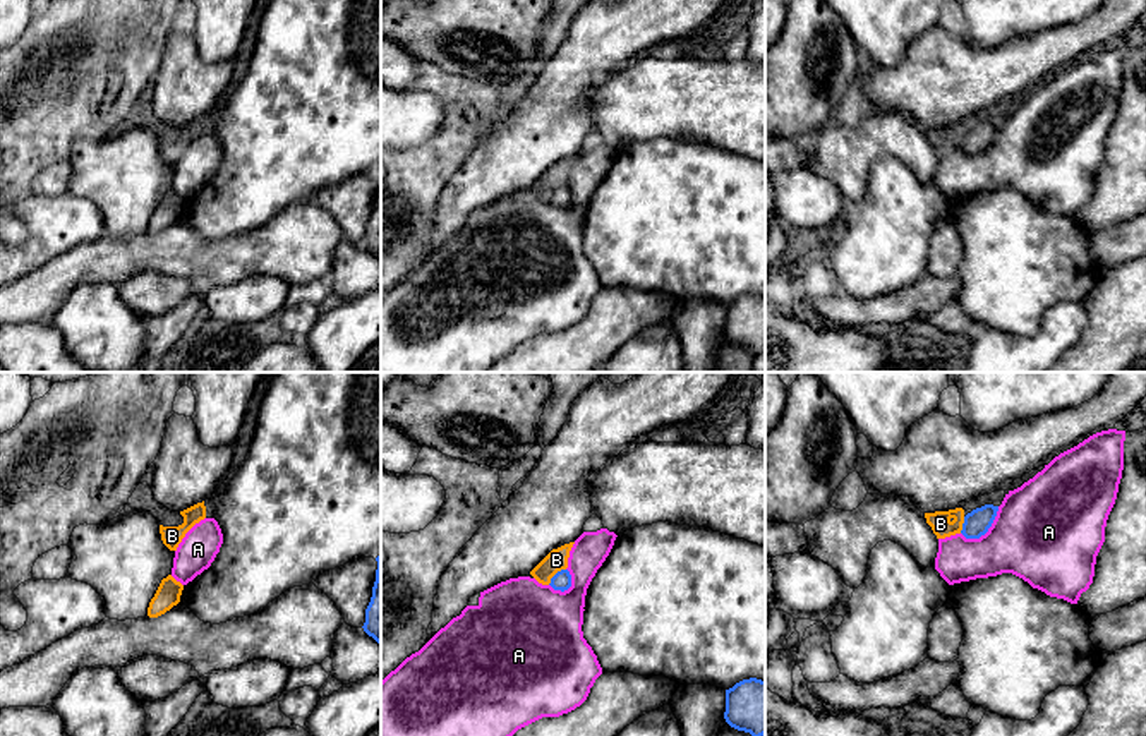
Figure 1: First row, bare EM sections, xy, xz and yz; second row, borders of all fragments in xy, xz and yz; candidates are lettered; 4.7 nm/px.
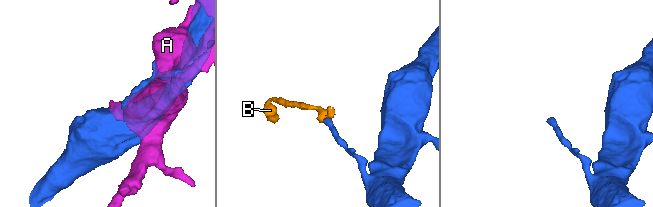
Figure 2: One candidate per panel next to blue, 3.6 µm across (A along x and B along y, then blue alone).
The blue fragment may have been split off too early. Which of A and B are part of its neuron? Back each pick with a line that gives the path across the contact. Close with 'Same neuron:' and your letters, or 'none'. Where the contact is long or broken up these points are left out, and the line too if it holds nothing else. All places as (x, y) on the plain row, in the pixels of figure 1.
B: way xz (561, 196), (554, 191), (556, 175)
Same neuron: B

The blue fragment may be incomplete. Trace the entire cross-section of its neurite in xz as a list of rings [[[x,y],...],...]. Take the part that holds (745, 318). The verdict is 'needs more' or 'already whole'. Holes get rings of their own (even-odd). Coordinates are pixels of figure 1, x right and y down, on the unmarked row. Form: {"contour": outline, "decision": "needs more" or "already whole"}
{"contour": [[[750,293],[726,305],[726,338],[750,348],[753,353],[765,350],[765,297]]], "decision": "already whole"}

